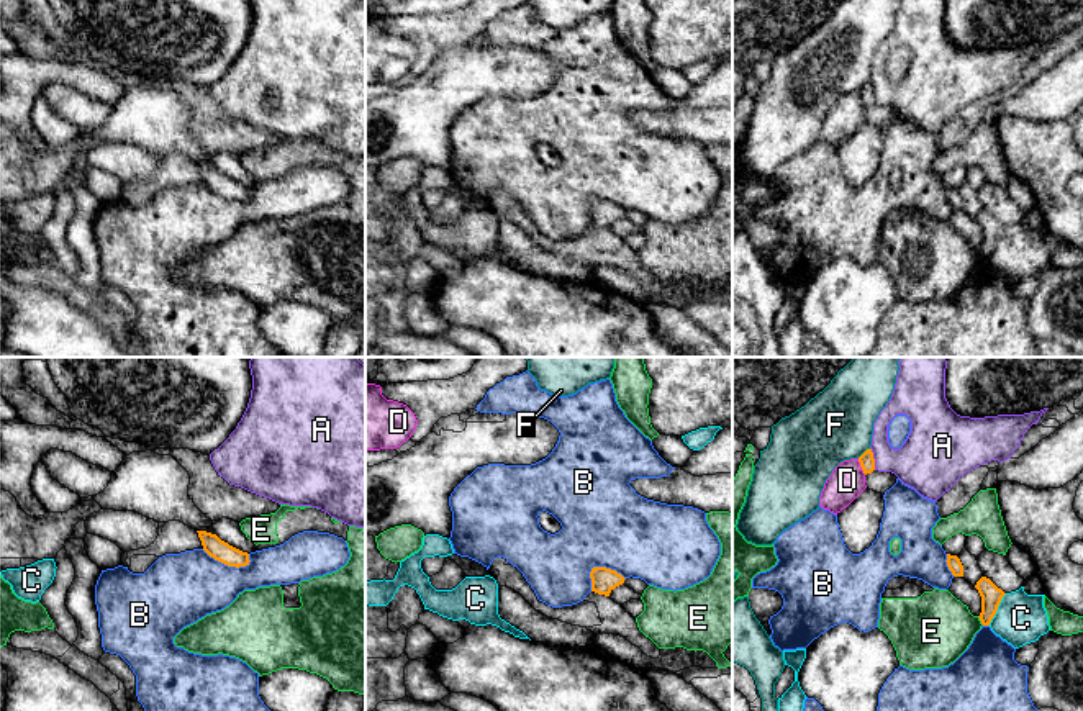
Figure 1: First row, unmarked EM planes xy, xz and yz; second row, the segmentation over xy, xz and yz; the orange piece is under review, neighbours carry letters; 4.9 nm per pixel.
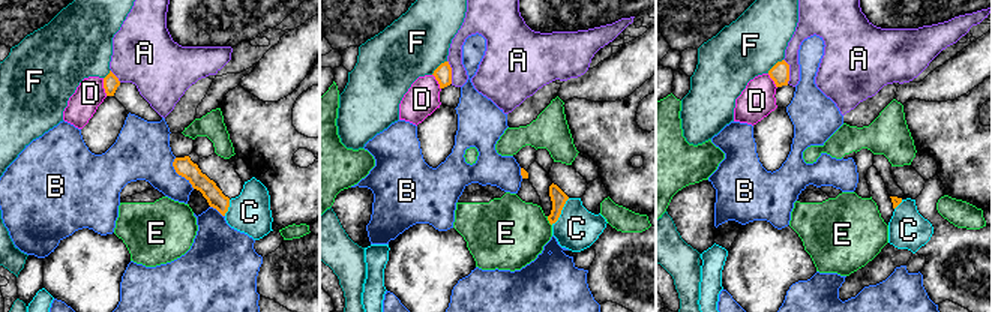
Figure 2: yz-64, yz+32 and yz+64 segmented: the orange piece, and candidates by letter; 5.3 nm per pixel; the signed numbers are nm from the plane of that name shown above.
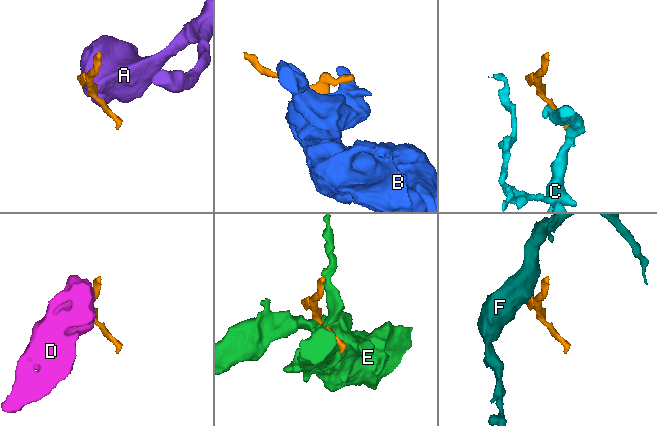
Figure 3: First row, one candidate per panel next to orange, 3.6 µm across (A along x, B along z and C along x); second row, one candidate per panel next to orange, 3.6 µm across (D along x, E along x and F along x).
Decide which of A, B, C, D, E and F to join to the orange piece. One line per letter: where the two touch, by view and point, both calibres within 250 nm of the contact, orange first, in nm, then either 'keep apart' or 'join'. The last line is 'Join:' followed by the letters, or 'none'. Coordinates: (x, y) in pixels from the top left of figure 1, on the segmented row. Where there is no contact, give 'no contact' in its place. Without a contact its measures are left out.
A: meets orange in yz at (874, 459); 80 nm thick on the orange side, 280 nm on the other; keep apart
B: meets orange in xy at (226, 564); 100 nm thick on the orange side, 340 nm on the other; keep apart
C: meets orange in yz at (996, 610); 100 nm thick on the orange side, 240 nm on the other; join
D: meets orange in yz at (860, 466); 80 nm thick on the orange side, 180 nm on the other; keep apart
E: meets orange in yz at (980, 620); 100 nm thick on the orange side, 360 nm on the other; keep apart
F: meets orange in yz at (864, 452); 80 nm thick on the orange side, 360 nm on the other; keep apart
Join: C

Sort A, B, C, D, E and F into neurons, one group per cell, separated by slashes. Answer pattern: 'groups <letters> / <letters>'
groups A / B / C / D / E / F

